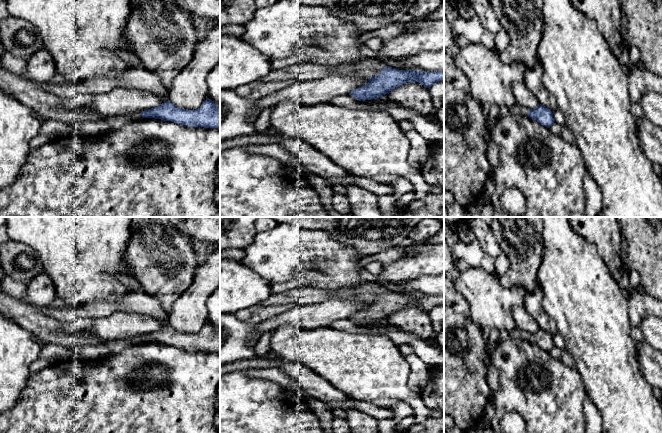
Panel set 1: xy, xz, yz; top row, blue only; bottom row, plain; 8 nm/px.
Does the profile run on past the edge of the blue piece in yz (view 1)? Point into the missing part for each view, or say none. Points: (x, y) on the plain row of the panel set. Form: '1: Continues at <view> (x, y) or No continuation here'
1: Continues at yz (517, 333)

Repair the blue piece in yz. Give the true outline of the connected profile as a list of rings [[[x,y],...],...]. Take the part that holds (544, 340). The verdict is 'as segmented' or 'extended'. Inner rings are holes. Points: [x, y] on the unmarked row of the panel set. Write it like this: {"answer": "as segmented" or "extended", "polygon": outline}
{"answer": "extended", "polygon": [[[515,328],[511,333],[510,337],[513,339],[528,340],[532,344],[538,345],[541,349],[549,352],[554,347],[553,337],[543,329],[539,329],[537,332],[528,334],[524,330]]]}

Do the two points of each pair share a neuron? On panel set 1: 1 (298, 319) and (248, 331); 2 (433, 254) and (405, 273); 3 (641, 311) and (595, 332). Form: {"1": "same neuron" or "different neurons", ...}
{"1": "different neurons", "2": "same neuron", "3": "different neurons"}

